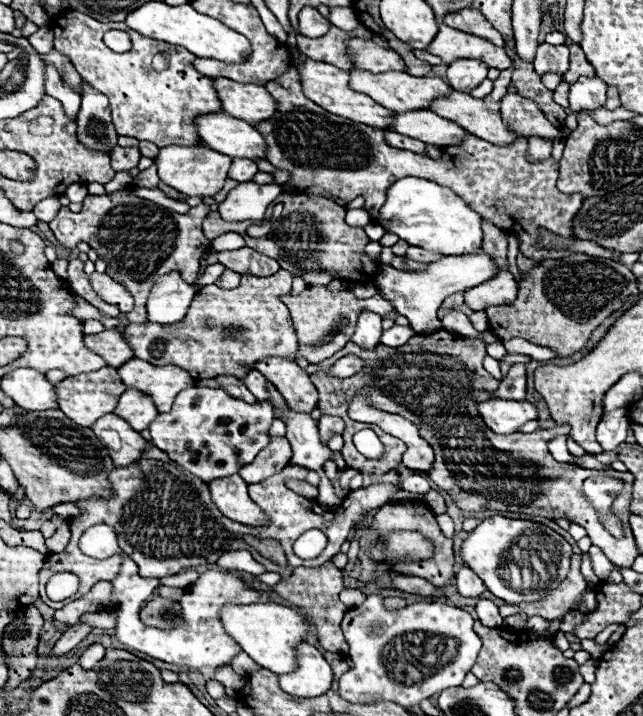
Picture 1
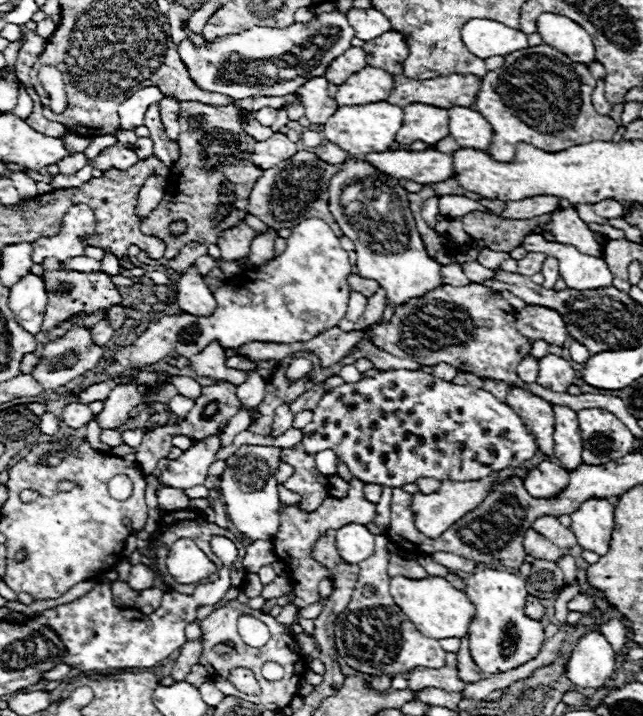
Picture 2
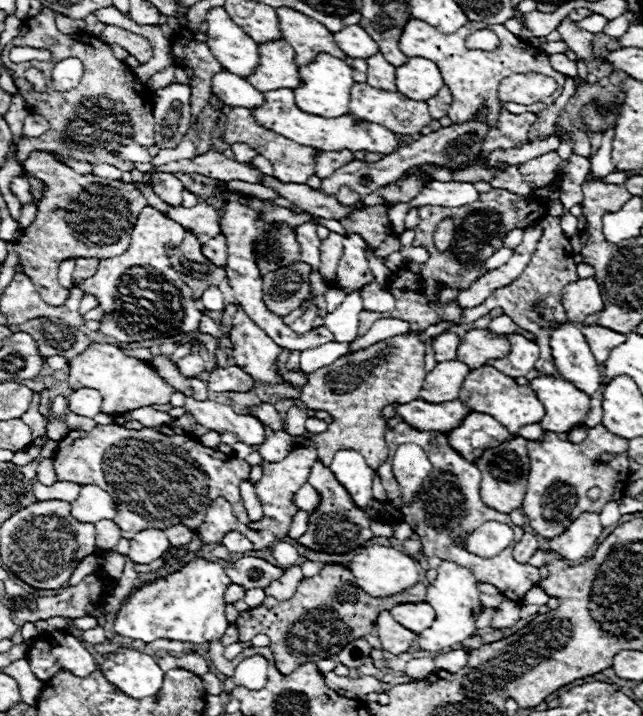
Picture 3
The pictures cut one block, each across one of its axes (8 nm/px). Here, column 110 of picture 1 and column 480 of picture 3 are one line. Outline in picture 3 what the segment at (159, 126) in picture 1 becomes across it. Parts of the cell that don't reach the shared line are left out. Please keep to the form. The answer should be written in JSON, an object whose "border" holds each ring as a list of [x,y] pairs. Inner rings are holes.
{"border":[[[412,18],[406,26],[404,26],[404,32],[400,36],[400,48],[406,56],[420,56],[420,58],[428,58],[432,60],[440,72],[442,72],[442,78],[446,82],[446,86],[450,88],[452,92],[452,104],[450,104],[450,110],[448,110],[448,118],[456,124],[462,124],[462,122],[468,122],[476,116],[476,112],[480,112],[482,104],[486,102],[488,104],[488,126],[494,128],[498,124],[498,116],[500,116],[500,106],[498,106],[498,98],[496,98],[496,92],[498,92],[498,84],[500,80],[504,80],[506,76],[510,74],[520,74],[520,72],[538,72],[538,74],[546,74],[546,76],[552,76],[556,78],[558,82],[558,90],[546,98],[544,101],[533,105],[521,105],[516,103],[506,103],[504,107],[512,112],[512,114],[524,114],[524,112],[540,112],[544,110],[546,106],[553,104],[558,98],[558,94],[562,92],[564,88],[564,82],[566,82],[566,76],[556,72],[550,62],[548,62],[548,54],[542,52],[540,48],[528,44],[528,42],[522,42],[520,38],[516,38],[512,32],[506,30],[504,24],[492,24],[492,32],[500,38],[500,48],[494,50],[494,52],[482,52],[482,50],[468,50],[464,46],[464,40],[466,36],[470,36],[472,32],[476,30],[482,30],[482,28],[488,28],[488,24],[484,22],[468,22],[464,28],[460,28],[458,32],[454,34],[442,34],[438,32],[436,28],[432,28],[430,24],[424,24],[422,20],[416,20]]]}

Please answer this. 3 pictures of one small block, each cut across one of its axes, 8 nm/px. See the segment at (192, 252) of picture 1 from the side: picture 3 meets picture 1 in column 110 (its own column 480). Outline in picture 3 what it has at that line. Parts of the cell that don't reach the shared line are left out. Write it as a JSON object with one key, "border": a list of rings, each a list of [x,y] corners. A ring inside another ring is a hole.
{"border":[[[492,188],[490,192],[480,194],[480,198],[472,204],[466,206],[458,206],[458,208],[444,208],[441,206],[421,206],[418,208],[420,214],[420,222],[416,226],[416,238],[412,242],[412,246],[426,246],[430,252],[428,262],[424,264],[416,264],[416,262],[406,262],[402,268],[402,276],[406,278],[420,278],[420,280],[390,280],[388,284],[388,292],[394,296],[394,304],[396,308],[392,312],[372,312],[362,310],[358,320],[358,336],[364,336],[364,332],[382,318],[398,318],[398,320],[406,320],[410,322],[410,332],[422,332],[428,326],[434,326],[438,322],[458,322],[462,318],[462,308],[456,300],[452,300],[448,306],[440,306],[438,294],[444,286],[454,286],[458,292],[462,292],[464,288],[468,288],[474,280],[478,280],[480,276],[484,276],[486,270],[486,260],[488,260],[488,246],[496,252],[502,248],[502,242],[506,238],[506,234],[514,228],[528,228],[528,224],[532,224],[534,220],[546,216],[548,204],[540,202],[536,198],[526,200],[520,198],[516,194],[512,194],[510,190],[504,188]],[[444,218],[452,218],[456,220],[456,236],[452,240],[452,248],[448,248],[448,252],[438,252],[438,248],[432,248],[432,234],[438,226],[440,220]]]}

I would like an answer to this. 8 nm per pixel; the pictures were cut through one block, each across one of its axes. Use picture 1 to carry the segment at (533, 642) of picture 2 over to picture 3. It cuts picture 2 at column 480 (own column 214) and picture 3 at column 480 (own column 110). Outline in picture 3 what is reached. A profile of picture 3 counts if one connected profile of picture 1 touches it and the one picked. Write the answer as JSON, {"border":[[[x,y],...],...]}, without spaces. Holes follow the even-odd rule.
{"border":[[[444,560],[442,566],[438,568],[438,578],[428,586],[428,602],[432,604],[436,616],[434,616],[434,624],[422,634],[418,634],[422,650],[436,652],[476,636],[476,618],[482,610],[482,604],[480,604],[478,580],[472,574],[472,570]]]}

